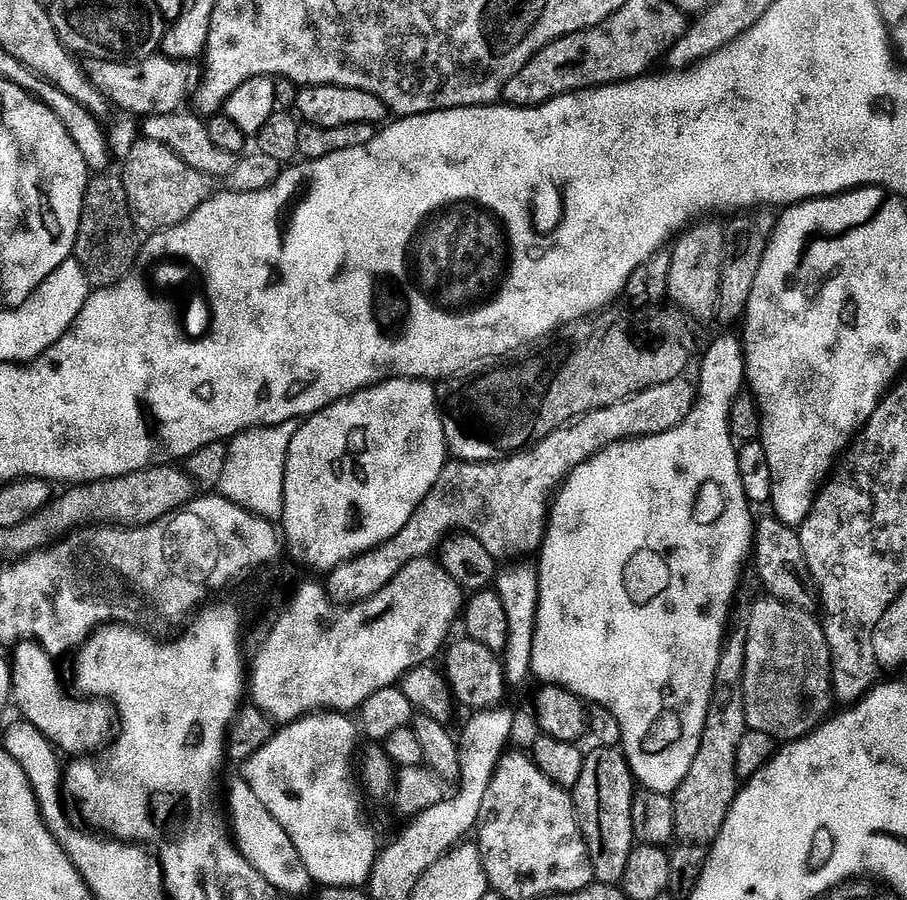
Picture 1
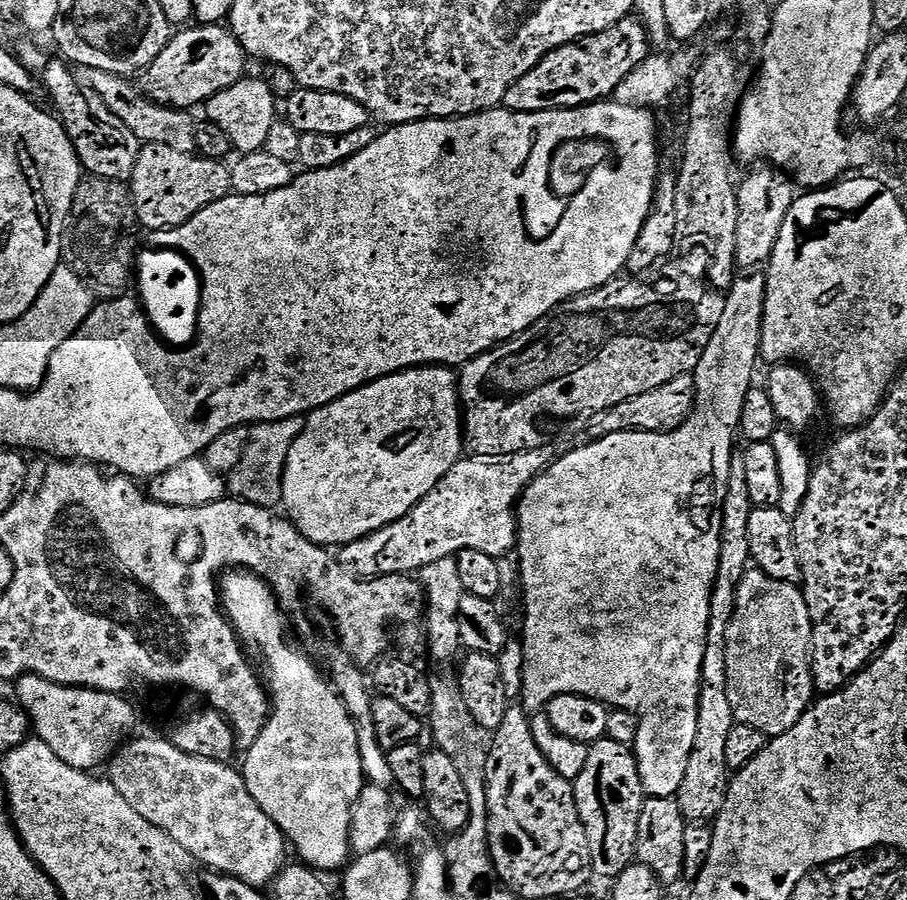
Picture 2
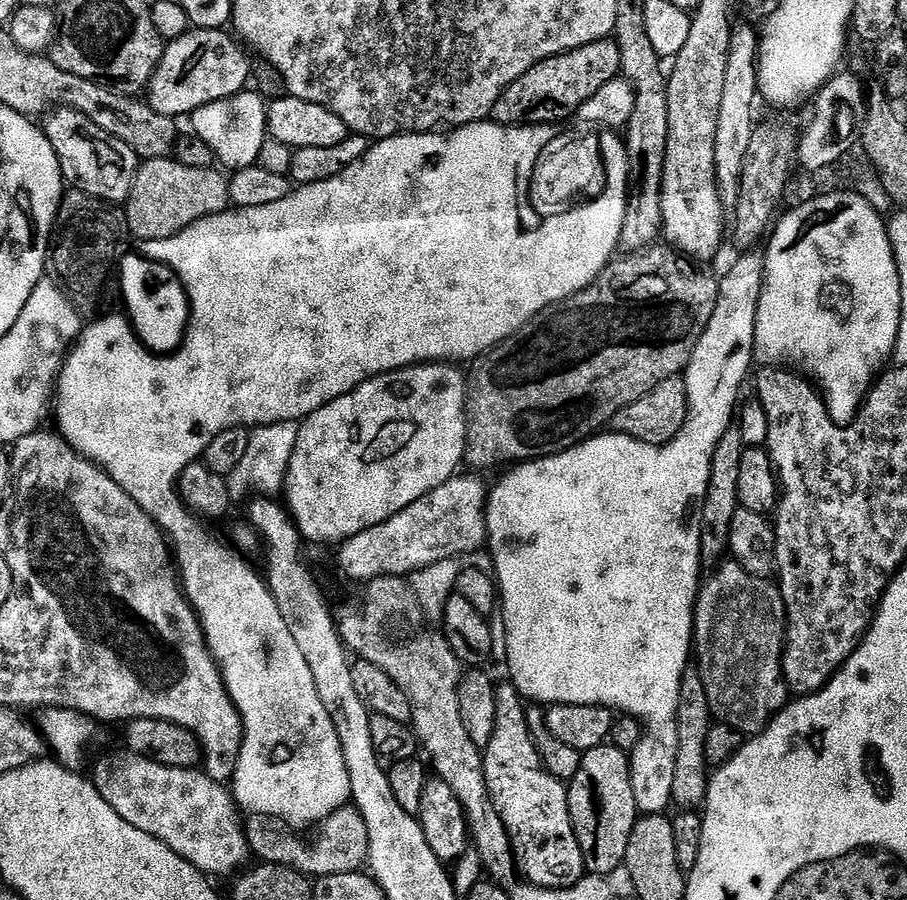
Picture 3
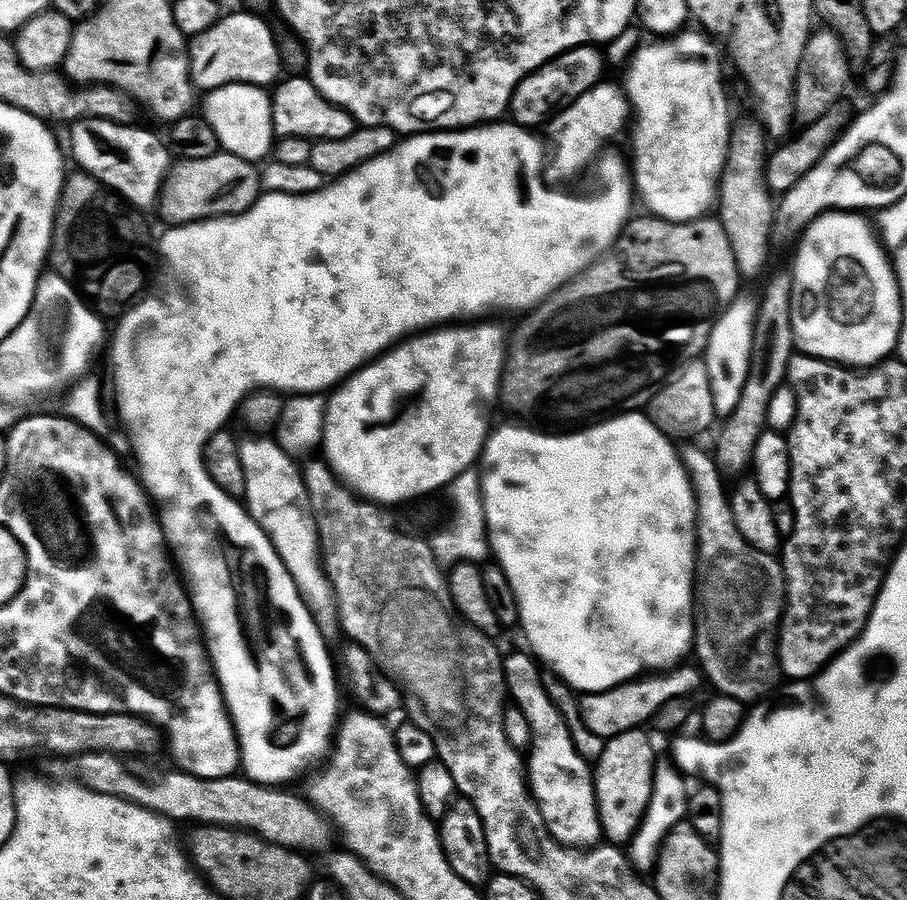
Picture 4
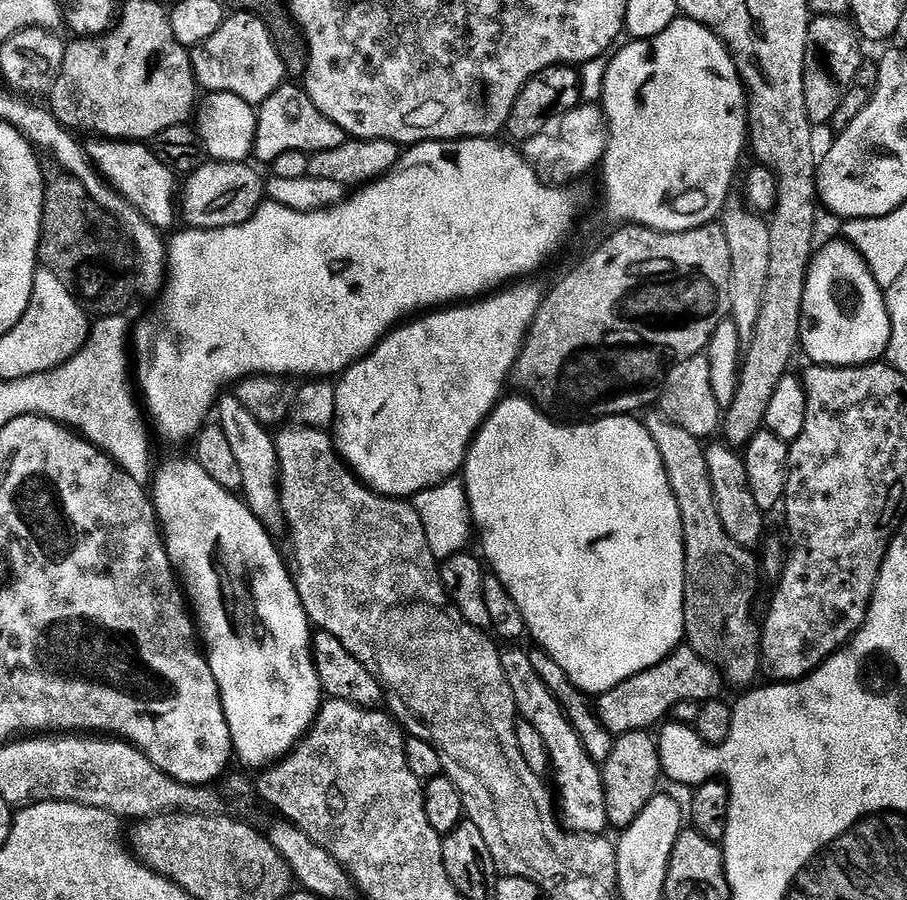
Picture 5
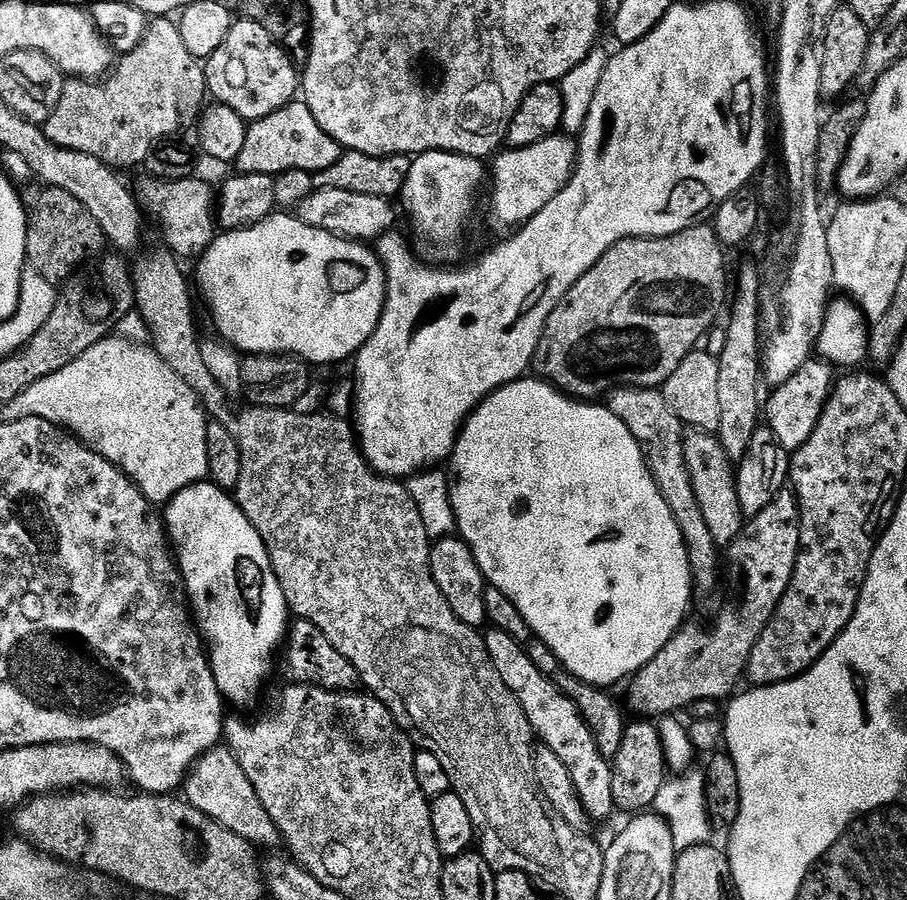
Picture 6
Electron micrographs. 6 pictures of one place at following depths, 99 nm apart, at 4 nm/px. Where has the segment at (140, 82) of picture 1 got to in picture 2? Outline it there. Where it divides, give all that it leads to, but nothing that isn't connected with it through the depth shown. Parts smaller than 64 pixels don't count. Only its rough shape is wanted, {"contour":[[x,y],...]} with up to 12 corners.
{"contour":[[220,24],[177,31],[142,92],[192,110],[245,79],[246,53]]}

